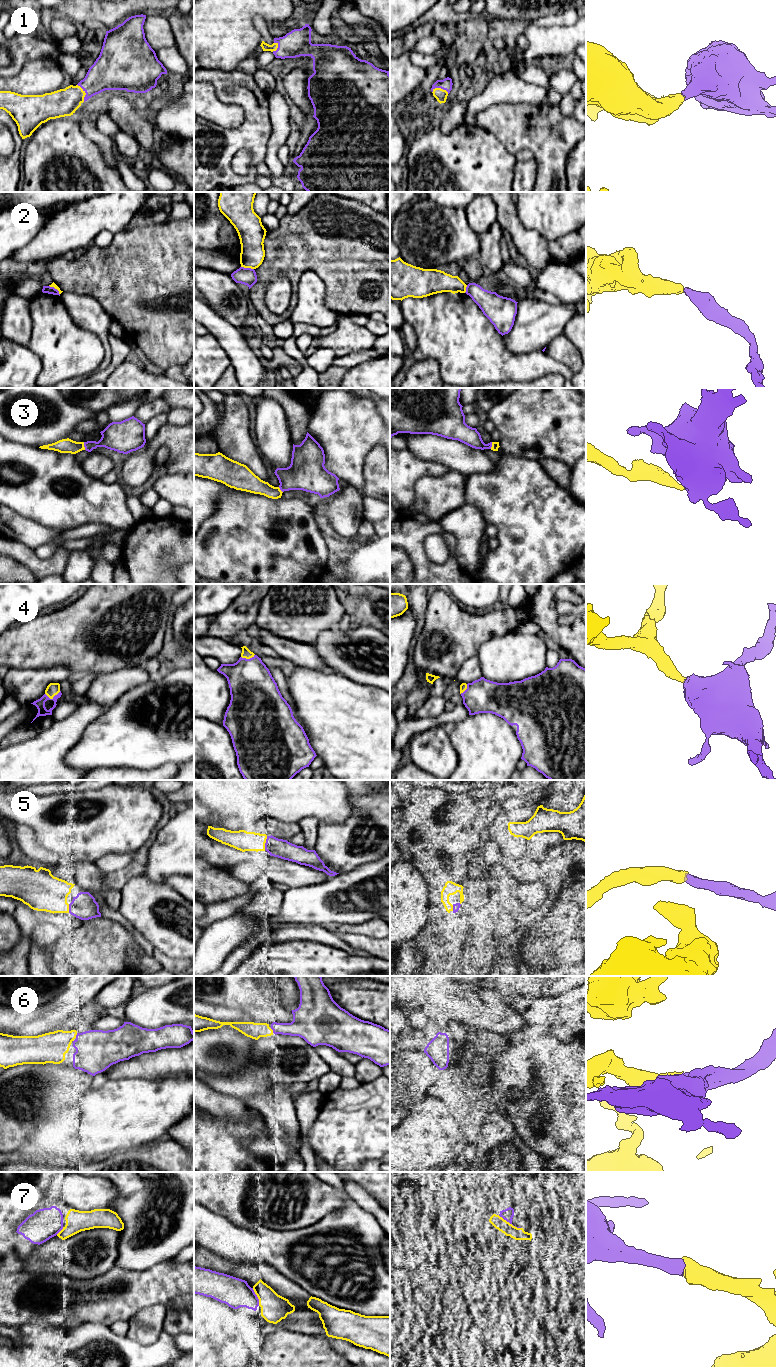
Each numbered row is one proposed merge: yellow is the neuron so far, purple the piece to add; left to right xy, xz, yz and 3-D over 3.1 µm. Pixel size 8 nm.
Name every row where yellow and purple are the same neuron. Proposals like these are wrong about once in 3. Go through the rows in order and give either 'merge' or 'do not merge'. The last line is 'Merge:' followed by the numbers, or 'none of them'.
1: merge
2: do not merge
3: merge
4: merge
5: merge
6: merge
7: merge
Merge: 1, 3, 4, 5, 6, 7

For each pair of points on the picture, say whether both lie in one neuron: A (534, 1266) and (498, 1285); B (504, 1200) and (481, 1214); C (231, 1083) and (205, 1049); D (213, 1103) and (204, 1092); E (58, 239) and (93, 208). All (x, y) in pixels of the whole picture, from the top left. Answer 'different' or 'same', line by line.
A: different
B: different
C: different
D: same
E: same

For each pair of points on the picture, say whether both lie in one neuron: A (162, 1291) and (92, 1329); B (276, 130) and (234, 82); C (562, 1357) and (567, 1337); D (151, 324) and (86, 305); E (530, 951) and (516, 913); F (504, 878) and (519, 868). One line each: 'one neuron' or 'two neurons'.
A: two neurons
B: two neurons
C: two neurons
D: two neurons
E: two neurons
F: two neurons

